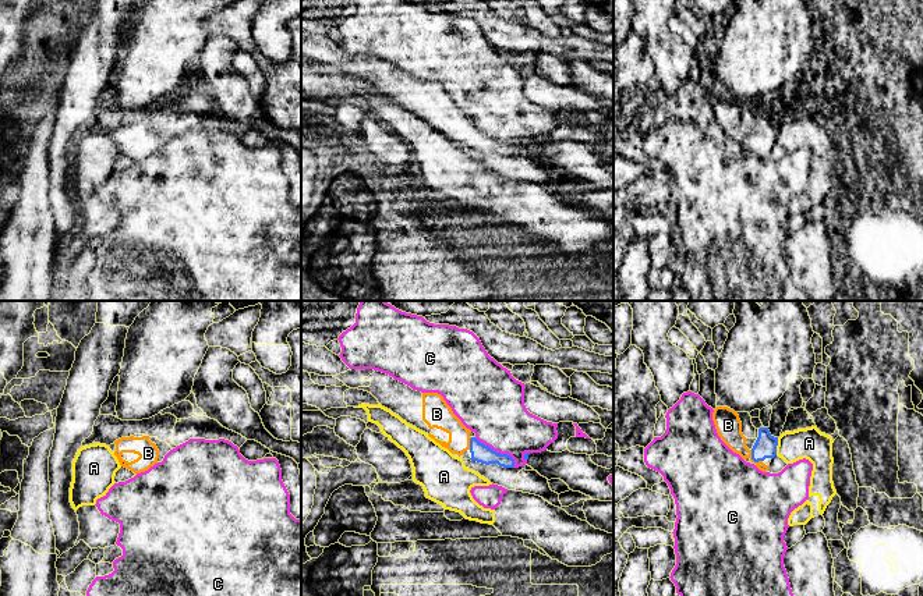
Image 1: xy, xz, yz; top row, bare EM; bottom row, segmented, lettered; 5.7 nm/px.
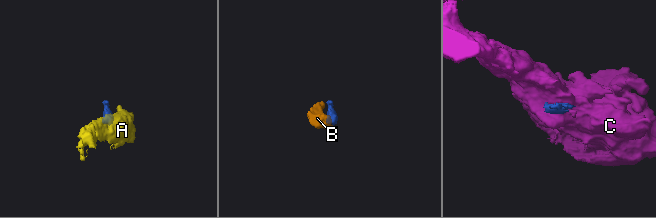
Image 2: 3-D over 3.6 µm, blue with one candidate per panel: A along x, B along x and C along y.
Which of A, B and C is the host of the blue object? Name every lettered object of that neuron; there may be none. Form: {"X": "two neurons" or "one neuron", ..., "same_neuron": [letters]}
{"A": "two neurons", "B": "one neuron", "C": "two neurons", "same_neuron": ["B"]}

